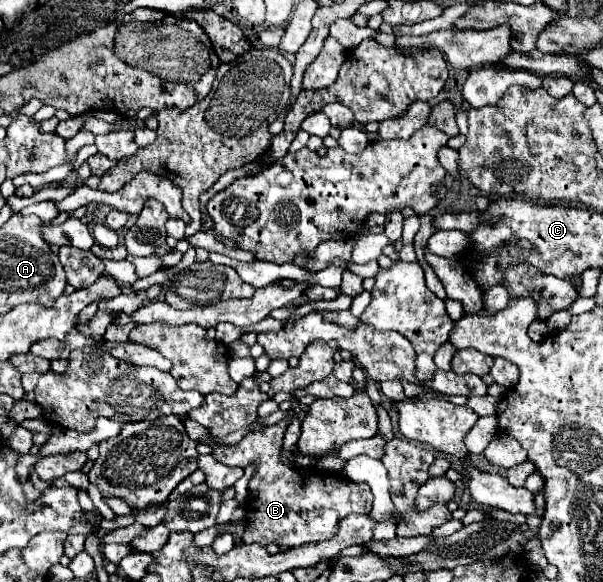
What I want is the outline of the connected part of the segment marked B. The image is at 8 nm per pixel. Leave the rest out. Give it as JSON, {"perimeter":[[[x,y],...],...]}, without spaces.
{"perimeter":[[[293,411],[271,427],[263,431],[251,431],[241,443],[233,447],[219,445],[211,431],[189,417],[185,417],[185,431],[195,443],[205,443],[213,449],[213,457],[223,465],[247,467],[255,465],[255,471],[249,479],[249,495],[245,501],[247,529],[243,533],[243,543],[259,545],[287,545],[297,547],[311,541],[327,541],[339,531],[339,521],[351,513],[365,515],[371,511],[373,495],[367,483],[353,483],[339,473],[315,473],[309,475],[309,469],[299,469],[295,465],[281,463],[283,435],[293,419]]]}

